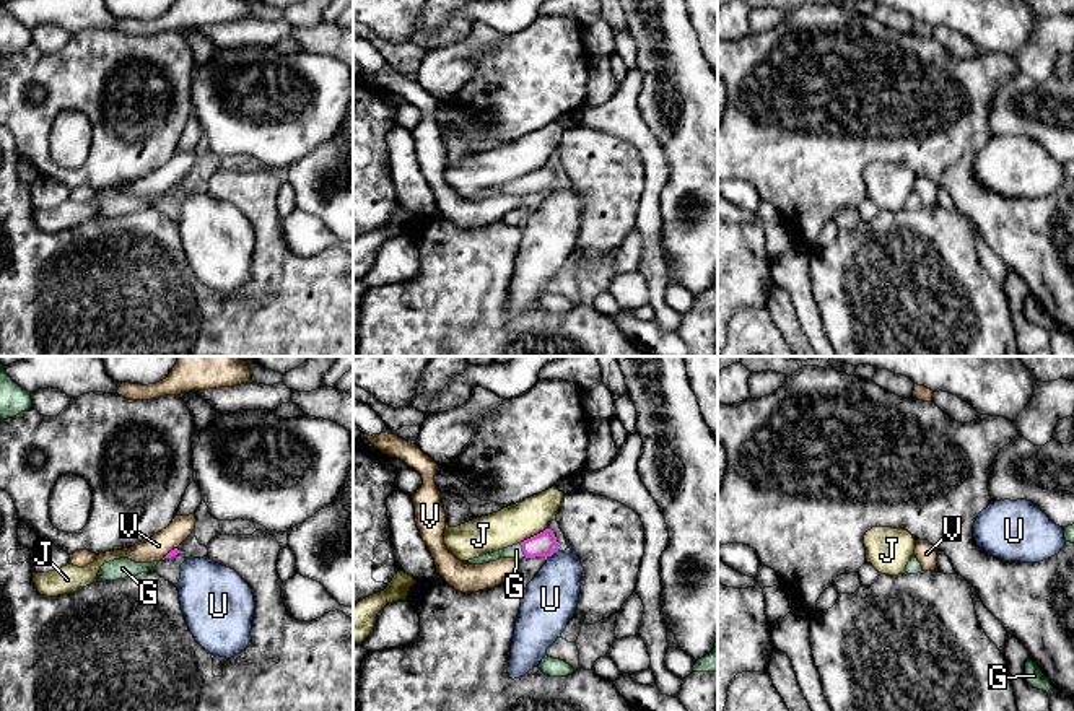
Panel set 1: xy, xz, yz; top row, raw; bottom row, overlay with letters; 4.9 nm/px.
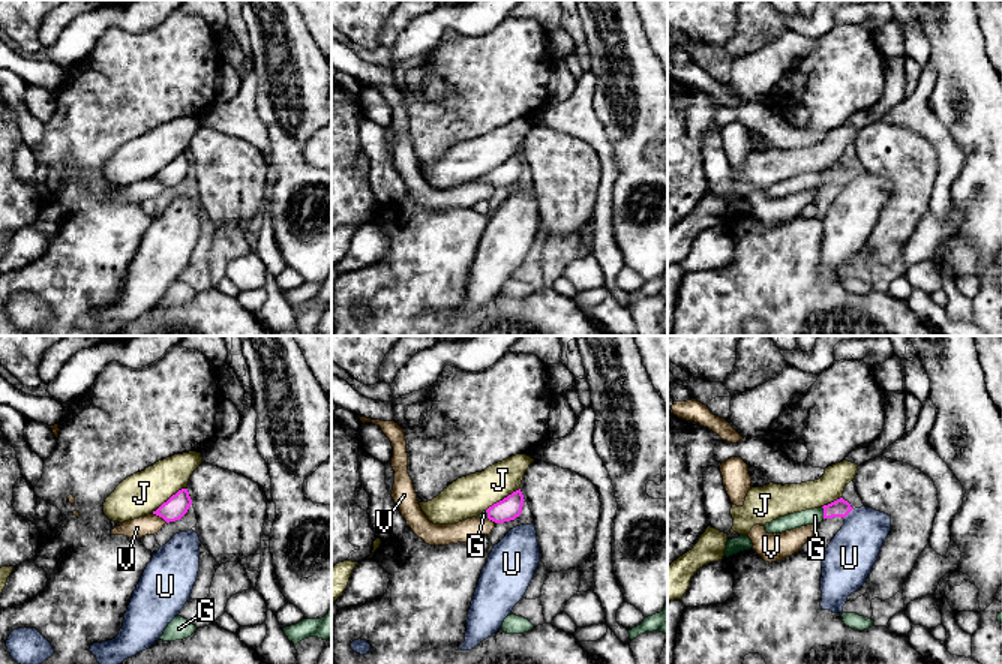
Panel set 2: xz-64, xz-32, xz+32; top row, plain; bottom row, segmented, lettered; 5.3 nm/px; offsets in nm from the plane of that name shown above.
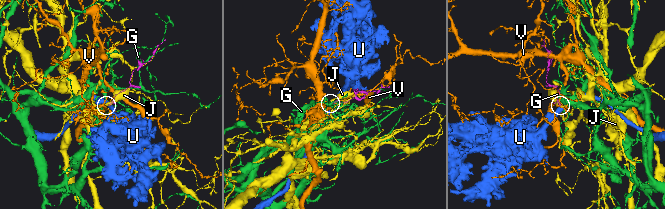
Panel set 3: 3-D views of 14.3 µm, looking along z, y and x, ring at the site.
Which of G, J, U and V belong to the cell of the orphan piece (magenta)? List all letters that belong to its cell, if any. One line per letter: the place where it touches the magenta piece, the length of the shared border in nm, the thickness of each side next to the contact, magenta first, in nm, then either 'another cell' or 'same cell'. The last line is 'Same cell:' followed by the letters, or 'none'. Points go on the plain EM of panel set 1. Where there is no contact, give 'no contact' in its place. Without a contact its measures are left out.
G: xz (523, 186) | 80 nm | 120/60 nm | same cell
J: xz (534, 171) | 160 nm | 120/190 nm | another cell
U: xz (554, 187) | 70 nm | 120/280 nm | another cell
V: xy (170, 187) | 100 nm | 40/120 nm | another cell
Same cell: G

